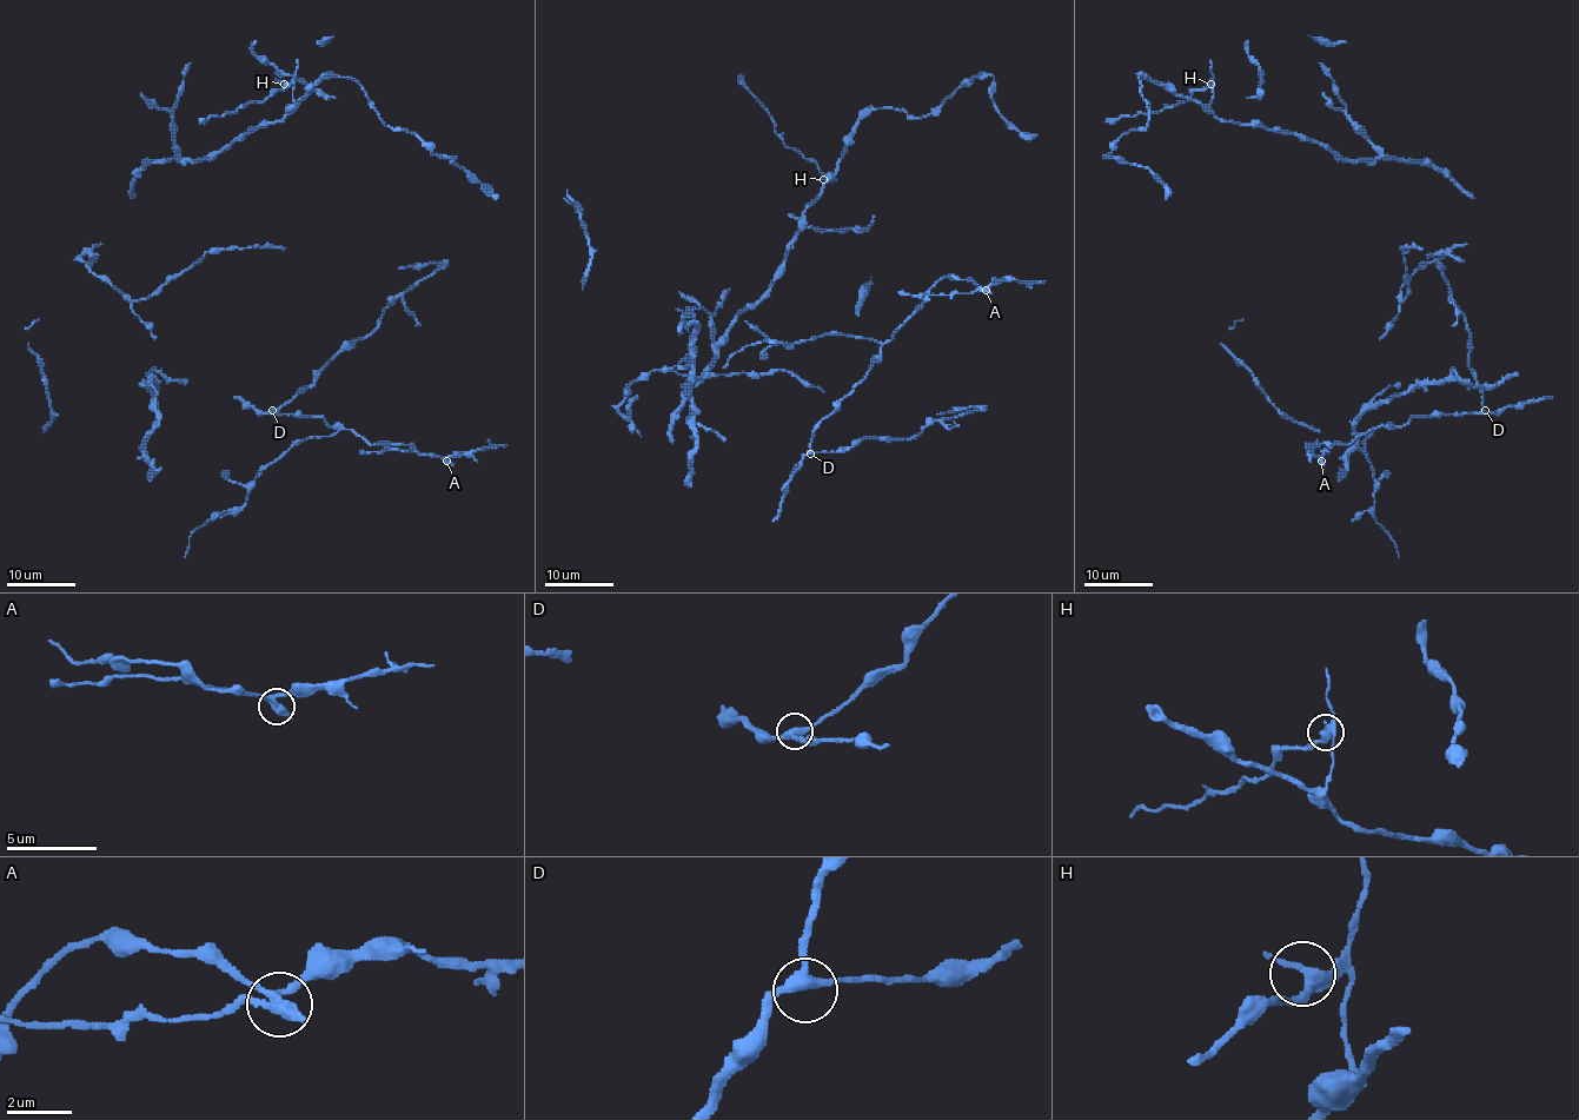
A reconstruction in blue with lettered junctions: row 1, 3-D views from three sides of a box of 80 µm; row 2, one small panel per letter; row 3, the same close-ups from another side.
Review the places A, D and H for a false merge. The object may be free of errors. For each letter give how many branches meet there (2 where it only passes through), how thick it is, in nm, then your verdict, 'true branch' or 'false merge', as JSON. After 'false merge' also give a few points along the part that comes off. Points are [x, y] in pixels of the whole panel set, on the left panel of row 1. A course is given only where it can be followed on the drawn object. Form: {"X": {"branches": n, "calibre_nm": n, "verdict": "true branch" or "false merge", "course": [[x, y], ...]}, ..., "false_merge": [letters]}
{"A": {"branches": 3, "calibre_nm": 320, "verdict": "false merge", "course": [[446, 461], [410, 450], [360, 450]]}, "D": {"branches": 3, "calibre_nm": 320, "verdict": "true branch"}, "H": {"branches": 3, "calibre_nm": 280, "verdict": "true branch"}, "false_merge": ["A"]}

